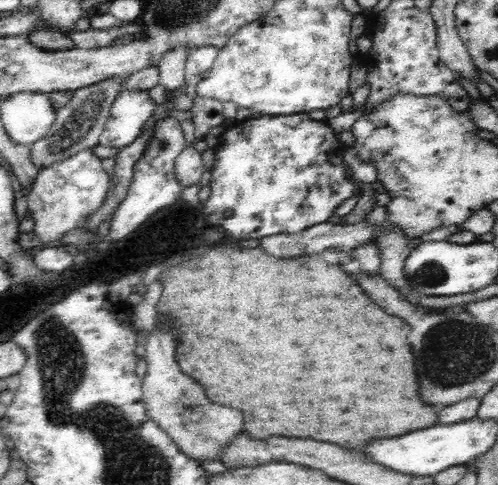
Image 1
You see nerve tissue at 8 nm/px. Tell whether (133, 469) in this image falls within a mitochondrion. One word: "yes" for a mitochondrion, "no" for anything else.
yes

